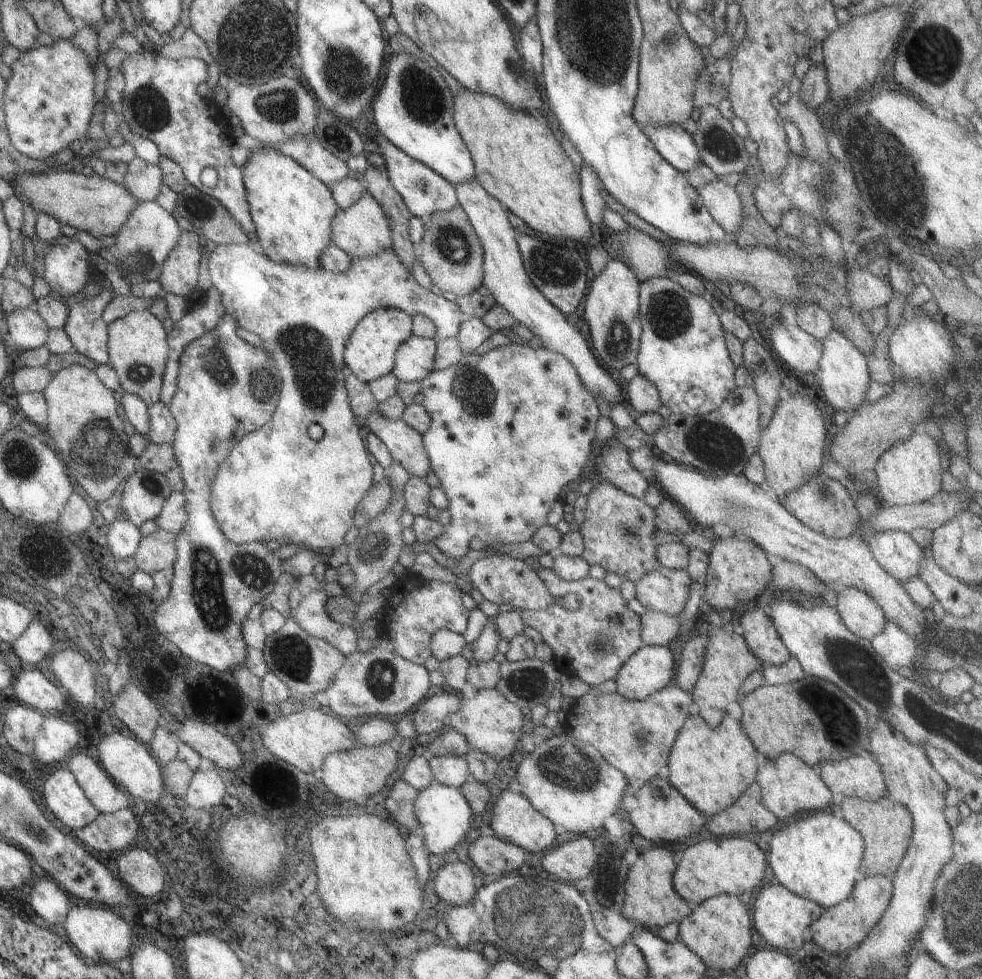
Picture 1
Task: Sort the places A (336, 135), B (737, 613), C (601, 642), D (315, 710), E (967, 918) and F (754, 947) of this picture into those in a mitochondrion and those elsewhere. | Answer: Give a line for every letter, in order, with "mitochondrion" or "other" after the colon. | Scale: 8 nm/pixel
A: mitochondrion
B: other
C: mitochondrion
D: other
E: mitochondrion
F: other

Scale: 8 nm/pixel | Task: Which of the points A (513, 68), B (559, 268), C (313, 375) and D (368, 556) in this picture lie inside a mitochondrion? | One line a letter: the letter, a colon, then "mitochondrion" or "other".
A: mitochondrion
B: mitochondrion
C: mitochondrion
D: mitochondrion

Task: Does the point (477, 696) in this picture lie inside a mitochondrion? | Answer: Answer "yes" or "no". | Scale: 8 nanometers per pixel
no

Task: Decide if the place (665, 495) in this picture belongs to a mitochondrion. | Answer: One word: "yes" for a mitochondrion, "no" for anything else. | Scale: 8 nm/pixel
no

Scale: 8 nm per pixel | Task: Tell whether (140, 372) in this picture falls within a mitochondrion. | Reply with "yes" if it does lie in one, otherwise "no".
yes

